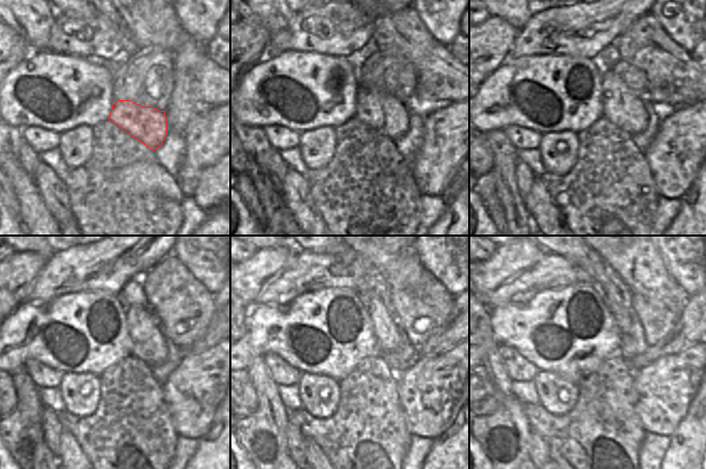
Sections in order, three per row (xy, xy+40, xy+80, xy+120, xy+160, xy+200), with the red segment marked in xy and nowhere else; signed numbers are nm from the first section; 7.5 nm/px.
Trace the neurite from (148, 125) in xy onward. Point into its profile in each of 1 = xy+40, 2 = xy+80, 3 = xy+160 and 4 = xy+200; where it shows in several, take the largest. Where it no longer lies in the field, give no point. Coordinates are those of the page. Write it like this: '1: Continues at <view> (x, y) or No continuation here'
1: Continues at xy+40 (384, 113)
2: Continues at xy+80 (625, 110)
3: Continues at xy+160 (385, 325)
4: Continues at xy+200 (616, 296)

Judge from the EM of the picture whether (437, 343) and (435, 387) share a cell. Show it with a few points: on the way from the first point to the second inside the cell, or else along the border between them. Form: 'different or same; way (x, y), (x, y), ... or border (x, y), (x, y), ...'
different; border (458, 343), (436, 355), (424, 355), (417, 358)

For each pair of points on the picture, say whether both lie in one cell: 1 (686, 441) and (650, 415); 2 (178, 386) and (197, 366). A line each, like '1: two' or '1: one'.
1: two
2: one

